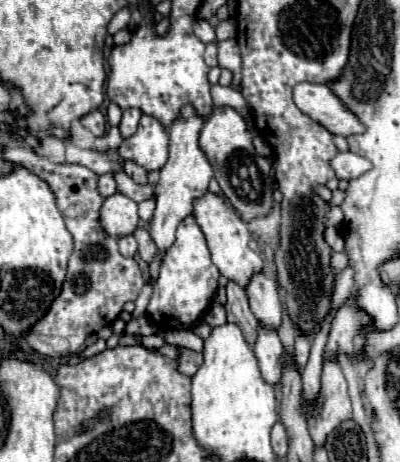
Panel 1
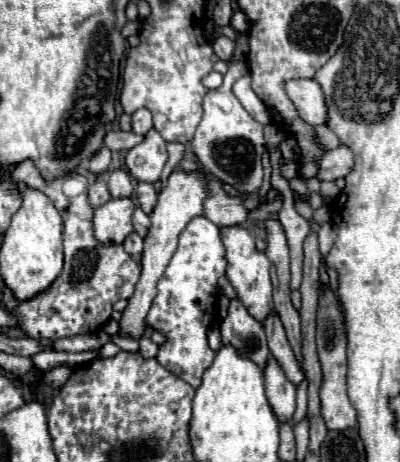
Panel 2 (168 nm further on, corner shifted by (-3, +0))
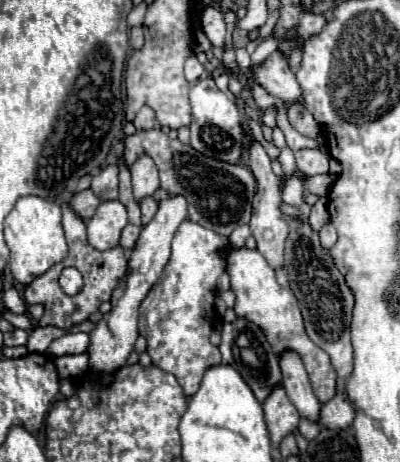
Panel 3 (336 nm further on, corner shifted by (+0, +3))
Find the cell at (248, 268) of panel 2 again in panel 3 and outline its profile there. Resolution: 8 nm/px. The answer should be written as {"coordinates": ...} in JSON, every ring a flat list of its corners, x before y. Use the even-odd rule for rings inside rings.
{"coordinates":[[249,247,231,249,227,261,229,261,227,275,231,277,231,289,237,297,237,301,235,301,237,317,245,317,245,319,253,321,255,325,259,325,277,355,281,355,285,349,297,351,305,363,305,369,309,373,309,381,313,385,317,399,321,403,329,401,335,393,335,373,329,363,329,355,323,349,317,349,317,345,313,345,313,341,309,341,305,327,303,327,299,301,295,299,295,295,277,283,275,271,267,265,265,257,261,257,261,253,257,249,249,249]]}

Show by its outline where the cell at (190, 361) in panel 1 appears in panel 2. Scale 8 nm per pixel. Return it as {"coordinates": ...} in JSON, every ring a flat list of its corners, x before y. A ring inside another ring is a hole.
{"coordinates":[[204,216,190,220,182,230,178,250,164,272,166,280,158,282,158,296,154,298,146,318,152,330,158,330,166,336,166,342,158,348,156,360,194,388,202,384,202,374,216,356,208,346,206,334,210,322,216,316,216,304,220,298,218,278,224,276,226,264,220,228]]}

